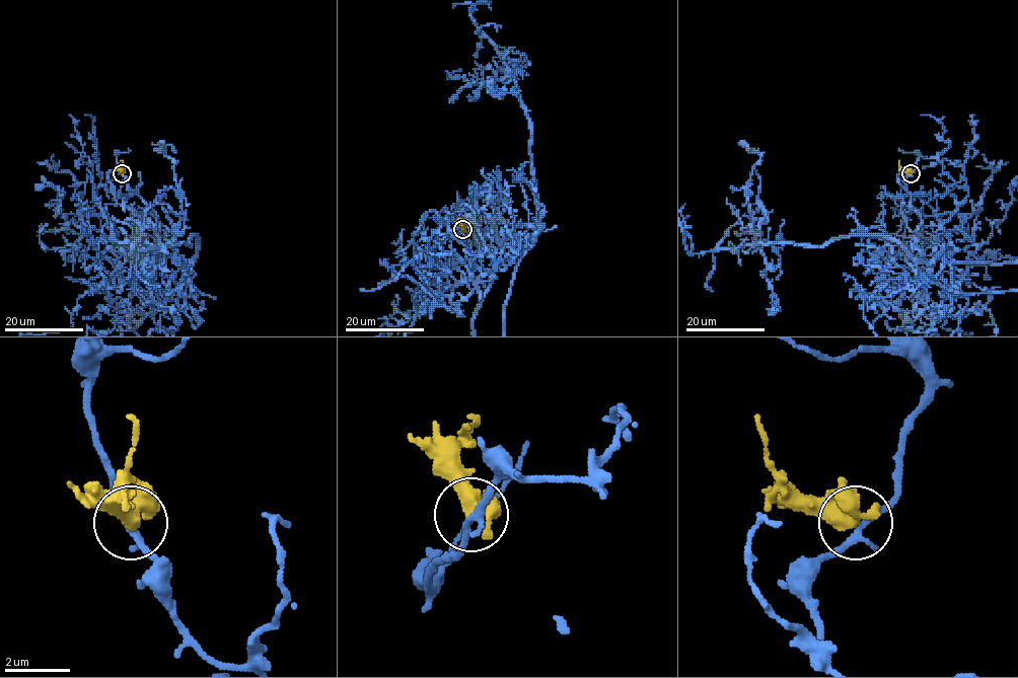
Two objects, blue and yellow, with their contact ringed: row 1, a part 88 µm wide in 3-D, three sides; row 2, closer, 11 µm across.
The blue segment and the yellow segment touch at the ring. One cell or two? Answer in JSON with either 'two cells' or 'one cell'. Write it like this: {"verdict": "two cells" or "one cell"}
{"verdict": "two cells"}

